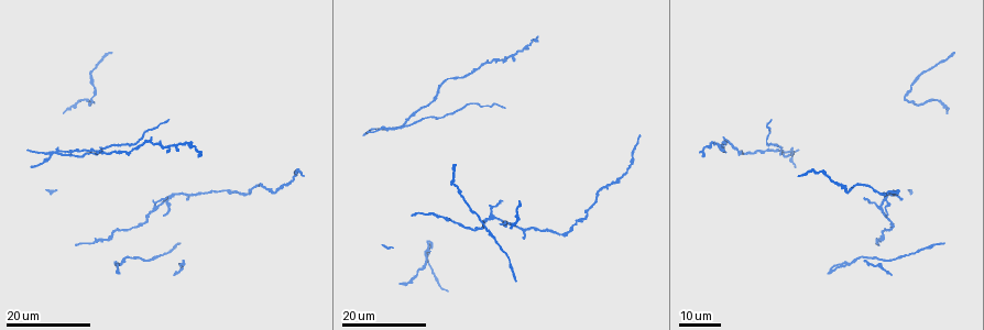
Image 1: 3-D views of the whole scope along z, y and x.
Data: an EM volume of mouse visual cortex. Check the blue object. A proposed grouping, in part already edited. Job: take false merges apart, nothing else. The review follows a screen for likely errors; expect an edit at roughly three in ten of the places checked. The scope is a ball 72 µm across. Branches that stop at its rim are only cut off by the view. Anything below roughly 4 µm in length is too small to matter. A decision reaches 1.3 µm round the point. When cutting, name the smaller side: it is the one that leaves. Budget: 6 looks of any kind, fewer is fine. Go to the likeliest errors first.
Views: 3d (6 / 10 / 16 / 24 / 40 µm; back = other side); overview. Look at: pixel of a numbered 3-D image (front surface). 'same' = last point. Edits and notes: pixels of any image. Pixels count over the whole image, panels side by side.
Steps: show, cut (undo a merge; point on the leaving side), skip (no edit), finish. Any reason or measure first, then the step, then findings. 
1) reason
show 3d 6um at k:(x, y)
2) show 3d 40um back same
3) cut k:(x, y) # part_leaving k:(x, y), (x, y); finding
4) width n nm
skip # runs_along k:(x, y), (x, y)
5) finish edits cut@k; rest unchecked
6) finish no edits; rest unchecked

show 3d 16um at 1:(55, 152)

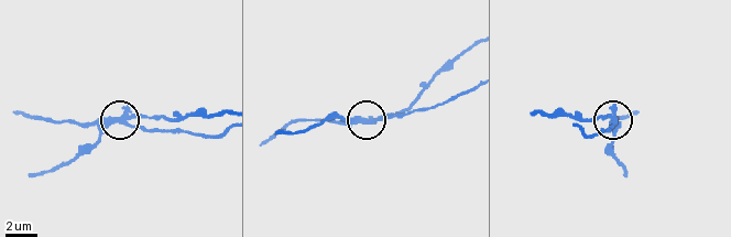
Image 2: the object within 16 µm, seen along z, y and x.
show 3d 10um at 2:(366, 122)

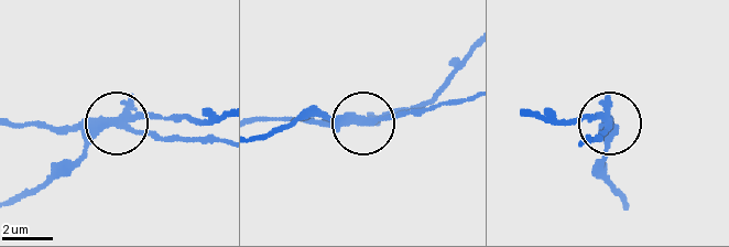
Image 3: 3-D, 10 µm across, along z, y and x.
cut 3:(63, 128) # part_leaving 3:(101, 124), (219, 140); a second neuron is stuck on

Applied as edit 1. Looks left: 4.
side arm on a straight run
show 3d 16um at 1:(166, 148)

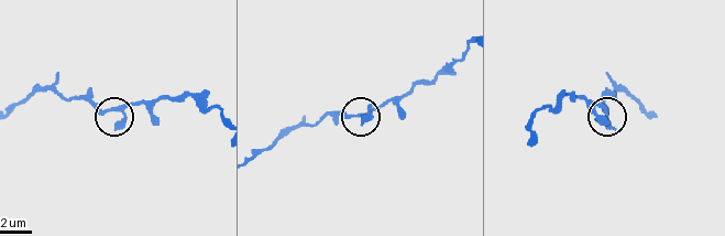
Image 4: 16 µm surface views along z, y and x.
zoom in
show 3d 10um at 4:(356, 117)

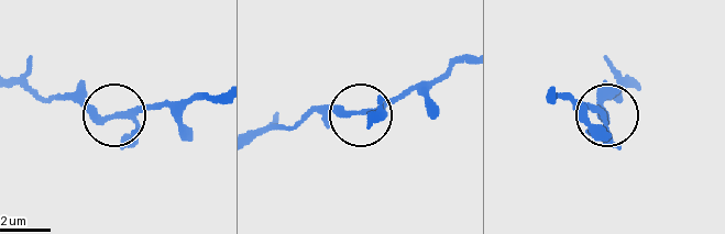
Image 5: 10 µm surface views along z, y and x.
skip # runs_along 5:(13, 85), (83, 100), (108, 116), (182, 103); one neuron here

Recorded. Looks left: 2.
finish edits cut@3; rest unchecked

